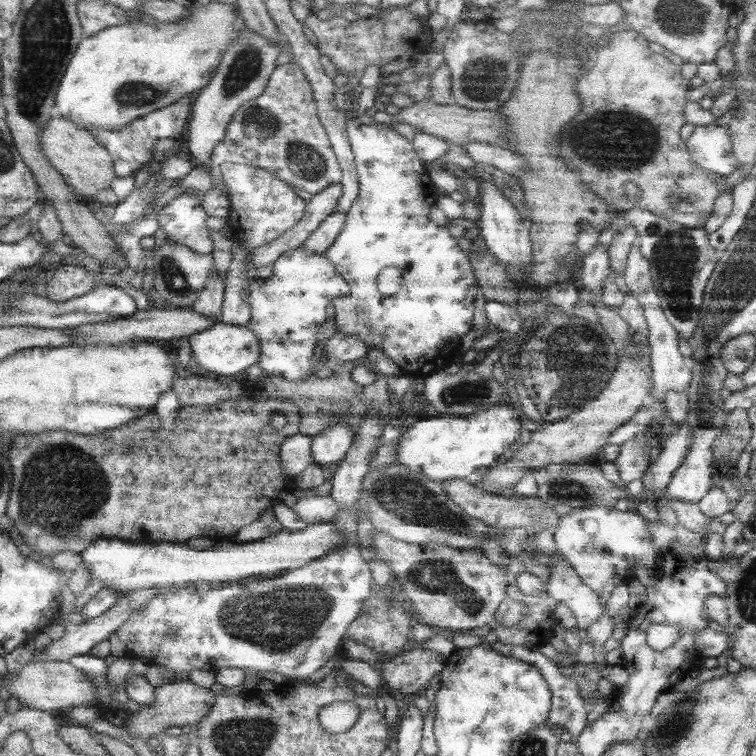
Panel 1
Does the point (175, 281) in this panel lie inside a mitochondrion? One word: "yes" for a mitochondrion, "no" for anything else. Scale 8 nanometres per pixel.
yes

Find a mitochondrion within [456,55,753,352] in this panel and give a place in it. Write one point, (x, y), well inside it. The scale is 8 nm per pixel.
(613, 142)

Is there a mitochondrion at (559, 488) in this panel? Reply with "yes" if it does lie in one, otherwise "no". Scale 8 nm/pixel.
yes

